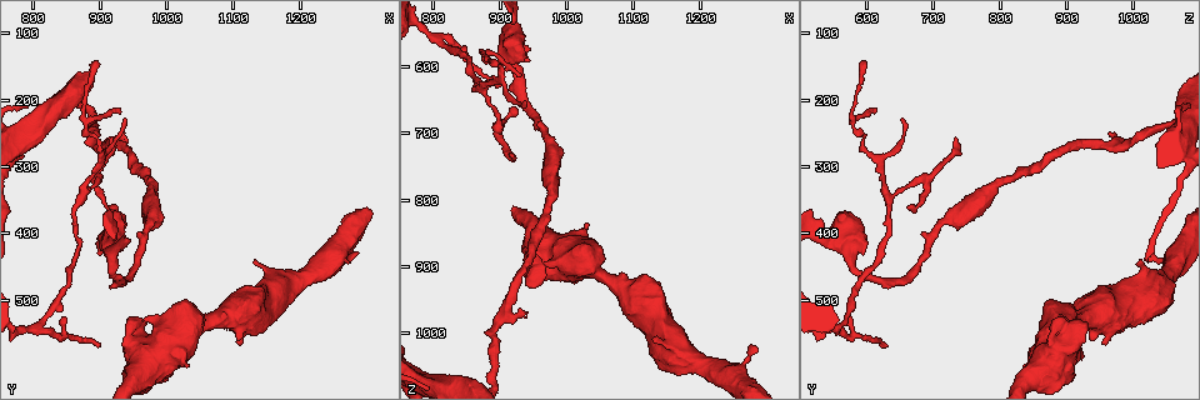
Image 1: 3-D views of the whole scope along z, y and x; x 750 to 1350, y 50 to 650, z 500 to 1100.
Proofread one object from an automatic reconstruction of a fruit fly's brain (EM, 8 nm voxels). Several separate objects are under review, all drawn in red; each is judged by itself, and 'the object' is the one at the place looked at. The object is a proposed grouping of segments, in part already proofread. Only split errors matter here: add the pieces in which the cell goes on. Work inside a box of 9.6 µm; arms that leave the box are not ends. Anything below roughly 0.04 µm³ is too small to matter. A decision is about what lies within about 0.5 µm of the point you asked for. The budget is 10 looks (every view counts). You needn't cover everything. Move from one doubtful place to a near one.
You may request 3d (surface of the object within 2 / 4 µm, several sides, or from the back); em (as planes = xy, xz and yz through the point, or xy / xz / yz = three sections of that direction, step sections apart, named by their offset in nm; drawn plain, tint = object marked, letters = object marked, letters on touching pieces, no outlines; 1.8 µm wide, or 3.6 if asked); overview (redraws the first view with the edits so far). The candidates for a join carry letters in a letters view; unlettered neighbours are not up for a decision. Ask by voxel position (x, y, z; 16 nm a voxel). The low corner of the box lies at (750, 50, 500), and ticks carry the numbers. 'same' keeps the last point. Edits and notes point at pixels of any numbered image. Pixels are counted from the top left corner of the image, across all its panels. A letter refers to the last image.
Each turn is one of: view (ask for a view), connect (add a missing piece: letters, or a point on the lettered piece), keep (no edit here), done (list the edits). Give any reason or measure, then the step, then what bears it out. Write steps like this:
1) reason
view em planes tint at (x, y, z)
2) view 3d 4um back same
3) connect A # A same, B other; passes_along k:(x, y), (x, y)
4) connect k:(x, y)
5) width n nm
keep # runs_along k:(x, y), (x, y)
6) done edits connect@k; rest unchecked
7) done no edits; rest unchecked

thin end
view 3d 4um at (930, 360, 665)

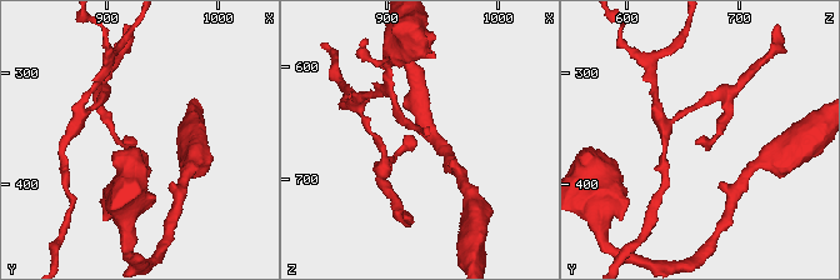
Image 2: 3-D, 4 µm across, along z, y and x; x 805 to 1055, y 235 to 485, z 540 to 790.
view em planes letters at (928, 364, 664)

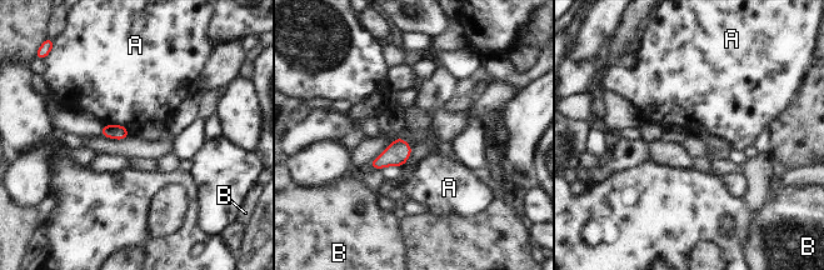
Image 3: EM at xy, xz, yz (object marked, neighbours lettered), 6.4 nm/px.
keep # A other, B other; border 3:(104, 123), (123, 125), (130, 133); no lettered piece goes on from it

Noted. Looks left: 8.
free end
view 3d 2um at (845, 525, 580)

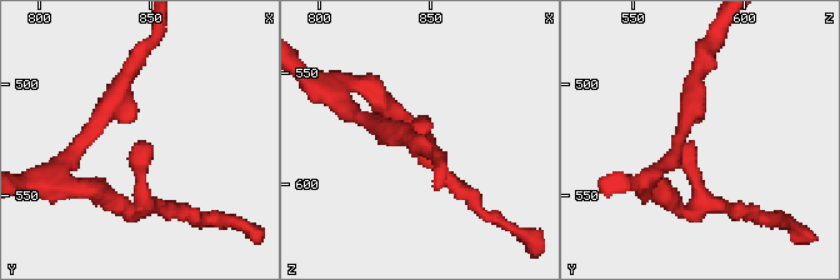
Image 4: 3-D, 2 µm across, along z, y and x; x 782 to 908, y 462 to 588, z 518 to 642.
view em planes letters at (847, 526, 576)

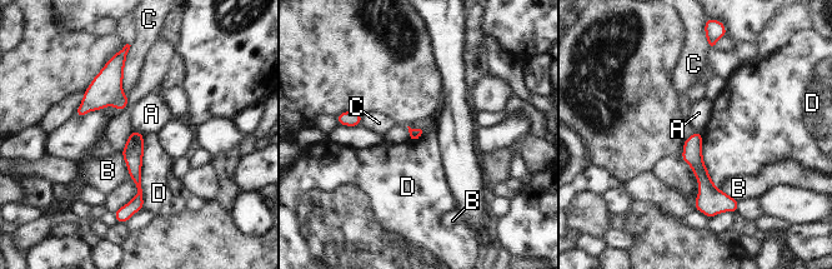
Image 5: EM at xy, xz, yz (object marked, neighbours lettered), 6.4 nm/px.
keep # A other, B other, C other, D other; runs_along 5:(136, 134), (139, 197), (133, 209); none of them fits

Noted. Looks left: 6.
thin end
view 3d 2um at (925, 255, 735)

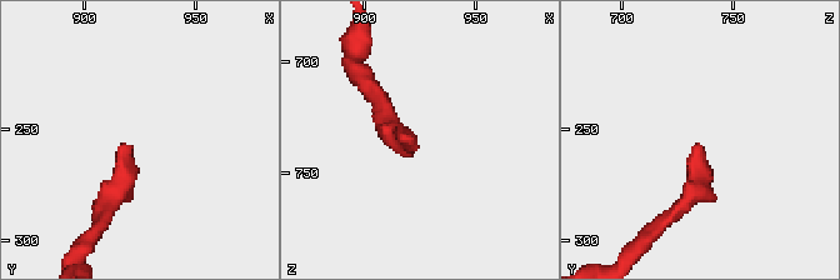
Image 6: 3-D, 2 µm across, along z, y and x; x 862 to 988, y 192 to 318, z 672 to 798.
now the EM
view em xz step 16 letters at (922, 259, 735)

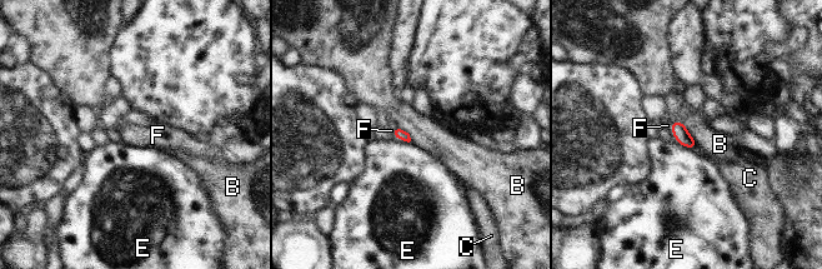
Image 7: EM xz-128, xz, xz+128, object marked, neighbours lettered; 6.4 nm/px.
view em planes letters same

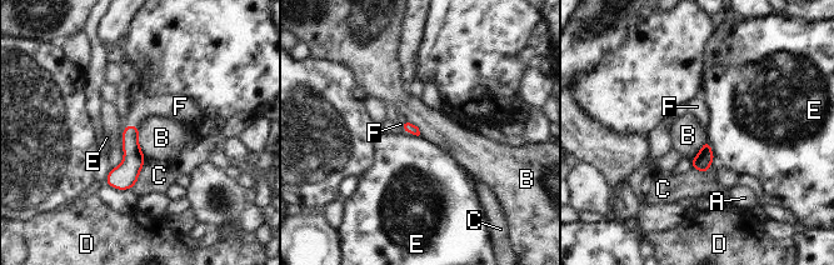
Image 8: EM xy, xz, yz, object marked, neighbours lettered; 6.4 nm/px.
connect F # A other, B other, C other, D other, E other, F same; it goes on there

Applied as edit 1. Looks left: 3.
thick turns thin
view em 3.6um yz step 4 letters at (1180, 480, 1035)

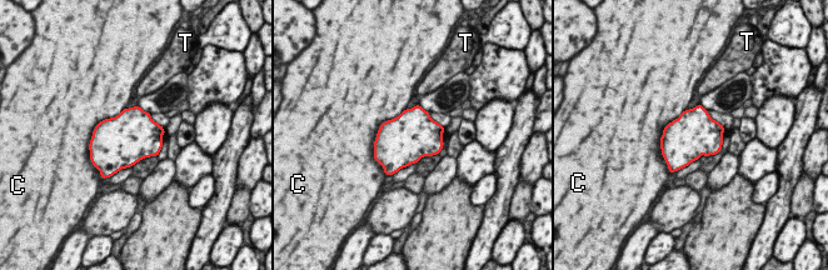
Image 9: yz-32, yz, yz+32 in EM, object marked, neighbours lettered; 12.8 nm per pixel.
width 600 nm; longest_contact C 850 nm
keep # C other, T other; no lettered piece goes on from it

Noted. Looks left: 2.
done edits connect@8; rest unchecked

